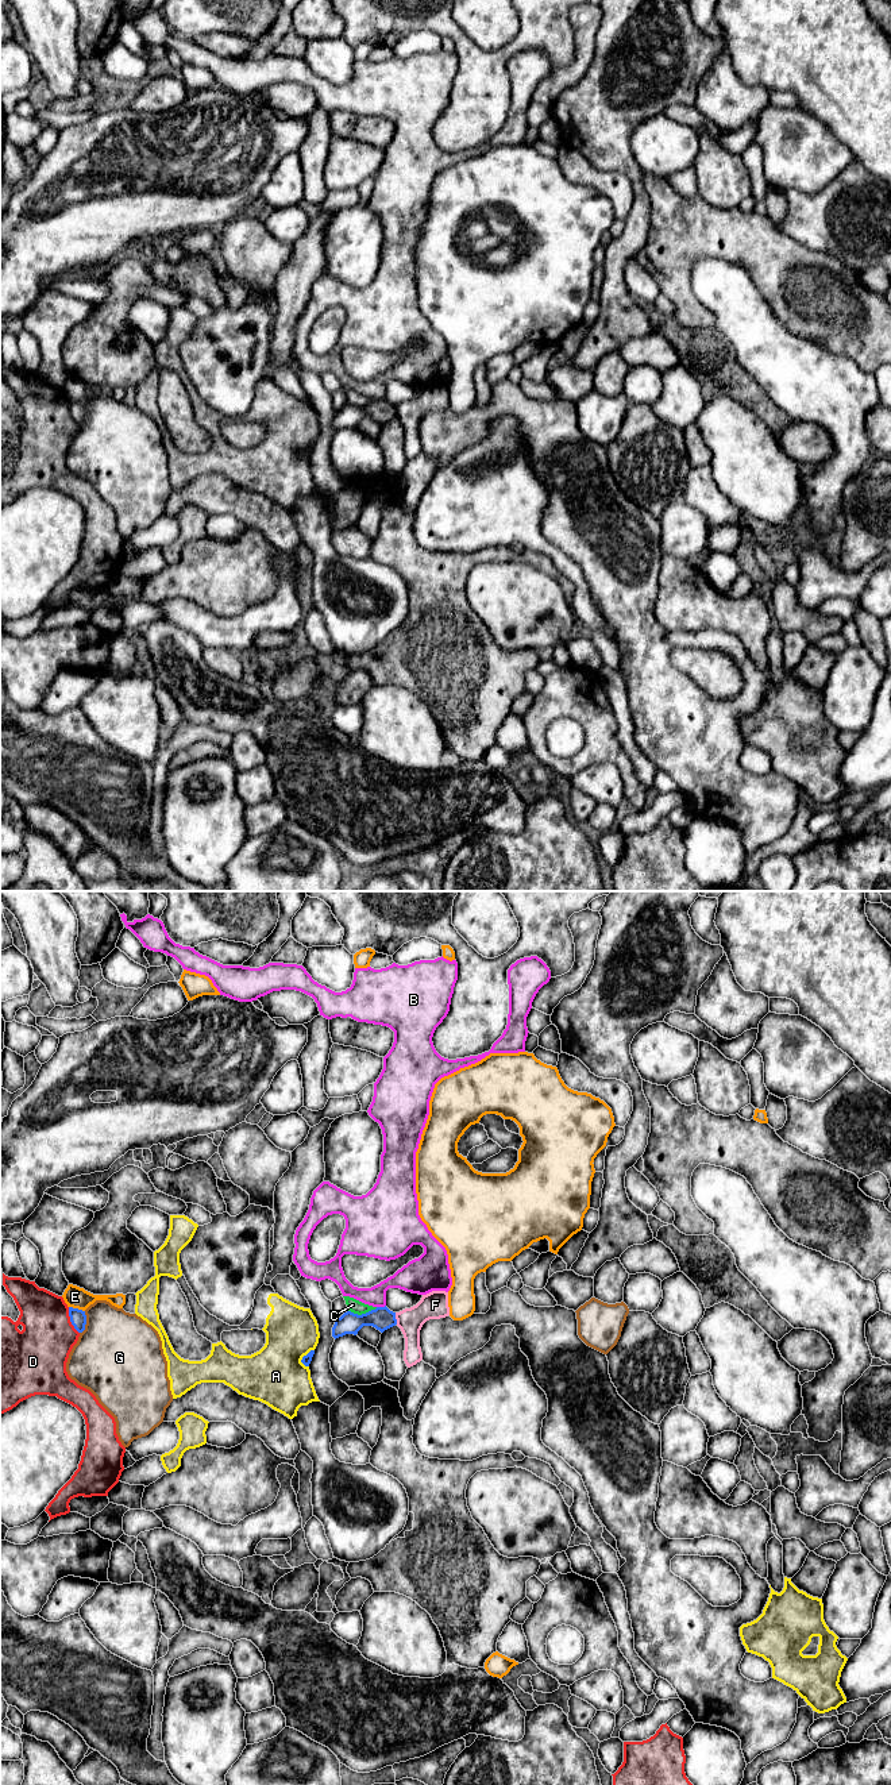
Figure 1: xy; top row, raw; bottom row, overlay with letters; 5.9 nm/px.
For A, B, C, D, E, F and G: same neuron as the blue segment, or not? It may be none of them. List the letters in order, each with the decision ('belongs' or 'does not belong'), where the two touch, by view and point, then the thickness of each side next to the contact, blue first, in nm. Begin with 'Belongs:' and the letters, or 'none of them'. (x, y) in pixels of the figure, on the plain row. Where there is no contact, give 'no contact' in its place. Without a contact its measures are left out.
Belongs: none of them
A: does not belong | xy (303, 450) | 50/360 nm
B: does not belong | xy (381, 400) | 140/170 nm
C: does not belong | xy (362, 407) | 140/80 nm
D: does not belong | xy (70, 413) | 100/340 nm
E: does not belong | xy (77, 401) | 100/130 nm
F: does not belong | xy (394, 411) | 140/160 nm
G: does not belong | xy (85, 415) | 100/460 nm

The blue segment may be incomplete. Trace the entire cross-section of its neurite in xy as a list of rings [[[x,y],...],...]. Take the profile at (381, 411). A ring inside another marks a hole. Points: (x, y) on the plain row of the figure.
[[[386,398],[377,400],[366,406],[358,408],[351,404],[344,405],[335,413],[332,429],[336,432],[346,427],[356,428],[363,419],[373,419],[381,425],[397,417],[396,405]]]

